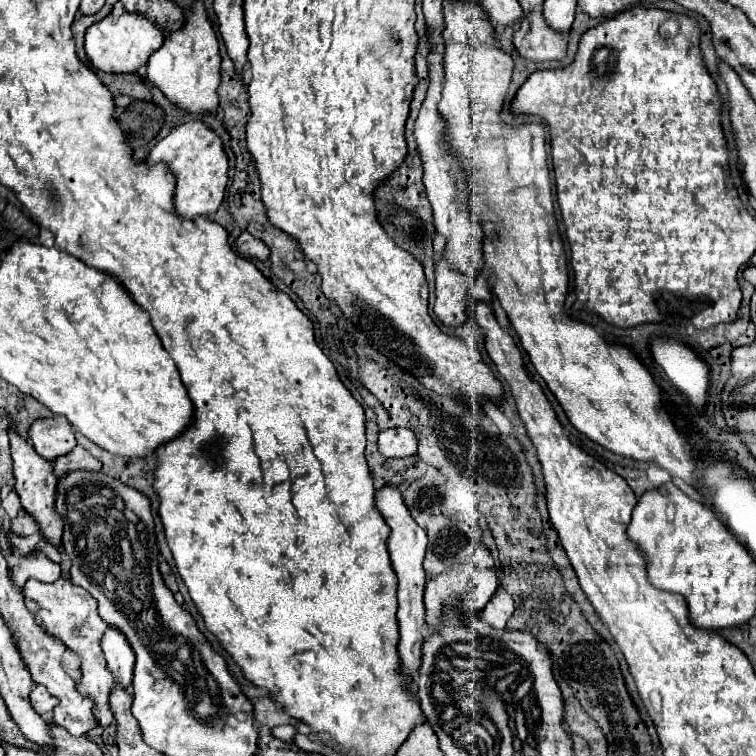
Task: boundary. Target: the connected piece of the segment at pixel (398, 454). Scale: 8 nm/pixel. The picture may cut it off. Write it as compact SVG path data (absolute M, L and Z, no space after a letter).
M389 428L379 432L379 452L385 458L405 458L417 452L417 438L409 428Z

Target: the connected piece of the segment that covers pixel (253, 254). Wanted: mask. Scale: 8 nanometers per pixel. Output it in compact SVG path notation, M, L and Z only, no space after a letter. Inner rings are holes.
M241 232L239 238L235 240L235 250L239 256L245 256L245 258L257 258L257 260L267 260L269 258L269 248L265 242L257 240L255 236L247 234L247 232Z

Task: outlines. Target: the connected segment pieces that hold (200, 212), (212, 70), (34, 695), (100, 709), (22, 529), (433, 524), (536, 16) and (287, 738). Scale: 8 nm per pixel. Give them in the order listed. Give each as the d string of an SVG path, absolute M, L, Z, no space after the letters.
M191 120L179 124L163 140L159 140L147 156L147 164L155 166L165 162L177 178L175 186L175 210L185 220L195 220L199 216L211 218L223 202L227 186L227 154L221 146L221 138L213 134L201 120Z
M201 2L187 16L187 22L181 30L171 32L165 38L163 46L151 54L147 62L147 78L167 96L167 100L185 114L211 114L219 110L217 88L221 84L221 56L217 36L207 20L205 8Z
M35 686L29 698L31 698L31 706L33 706L39 714L49 714L49 708L55 708L55 704L57 704L55 696L51 696L51 694L47 692L47 688L43 688L43 686Z
M63 570L63 576L51 584L43 584L39 580L27 580L27 584L23 586L23 596L25 596L25 600L31 600L39 606L35 610L35 618L37 618L39 626L43 626L47 634L61 638L61 642L81 658L83 676L81 676L81 682L77 684L77 690L93 702L95 718L99 720L99 724L103 728L107 728L115 720L109 710L109 690L115 680L105 664L105 658L103 658L103 652L99 646L107 624L97 614L97 602L93 600L93 596L89 596L87 590L71 584L67 570Z
M23 512L11 520L11 532L17 536L29 536L29 534L35 534L37 530L39 530L37 522L27 512Z
M417 510L411 514L429 536L425 570L431 574L431 578L435 578L449 570L453 566L453 560L467 548L471 542L471 528L465 522L451 520L447 516L431 516Z
M539 12L527 14L513 32L515 54L531 60L563 60L567 52L567 36L553 32Z
M280 725L273 729L273 735L286 743L293 743L296 730L291 725Z

